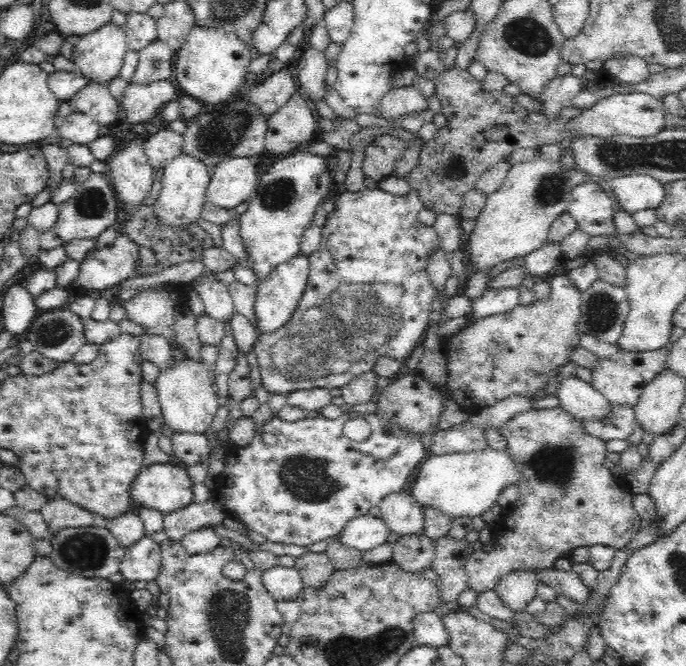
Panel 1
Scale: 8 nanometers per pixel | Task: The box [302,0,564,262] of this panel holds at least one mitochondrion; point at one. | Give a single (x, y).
(530, 37)

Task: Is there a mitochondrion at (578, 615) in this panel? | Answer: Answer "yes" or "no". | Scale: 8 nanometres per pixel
no

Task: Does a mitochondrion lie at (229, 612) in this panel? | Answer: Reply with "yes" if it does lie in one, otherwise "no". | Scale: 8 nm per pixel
yes

